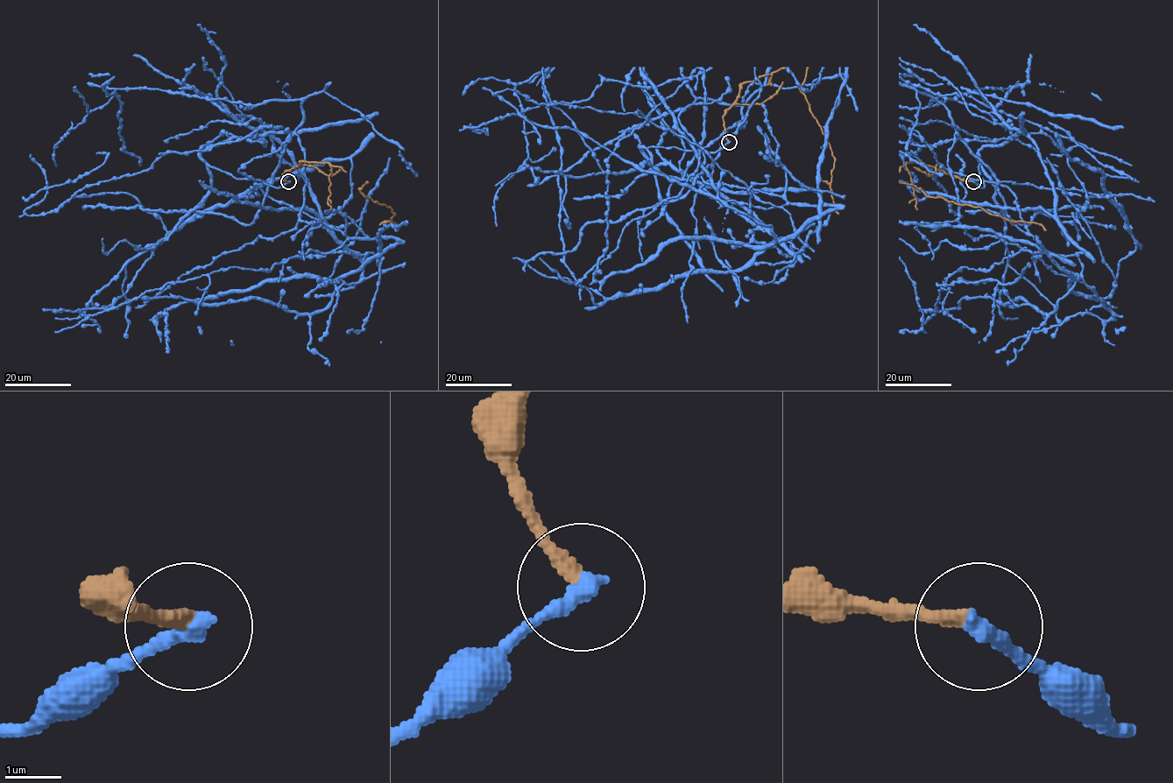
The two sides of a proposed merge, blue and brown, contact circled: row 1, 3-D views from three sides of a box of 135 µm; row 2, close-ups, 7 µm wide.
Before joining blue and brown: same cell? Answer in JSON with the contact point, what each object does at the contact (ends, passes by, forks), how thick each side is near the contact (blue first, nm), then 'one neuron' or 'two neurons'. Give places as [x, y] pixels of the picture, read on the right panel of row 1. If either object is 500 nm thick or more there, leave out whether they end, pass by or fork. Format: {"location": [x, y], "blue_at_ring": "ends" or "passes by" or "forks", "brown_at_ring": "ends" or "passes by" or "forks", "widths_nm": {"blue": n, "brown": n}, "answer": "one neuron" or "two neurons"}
{"location": [973, 181], "blue_at_ring": "ends", "brown_at_ring": "ends", "widths_nm": {"blue": 340, "brown": 280}, "answer": "two neurons"}

